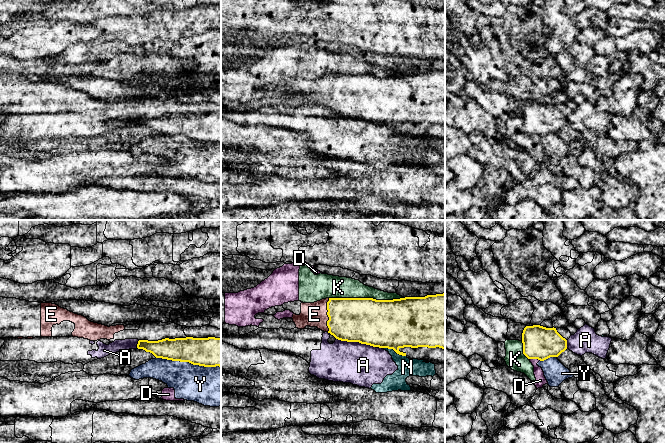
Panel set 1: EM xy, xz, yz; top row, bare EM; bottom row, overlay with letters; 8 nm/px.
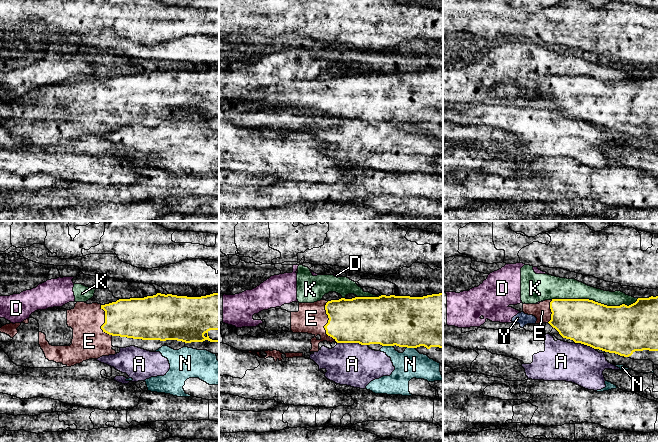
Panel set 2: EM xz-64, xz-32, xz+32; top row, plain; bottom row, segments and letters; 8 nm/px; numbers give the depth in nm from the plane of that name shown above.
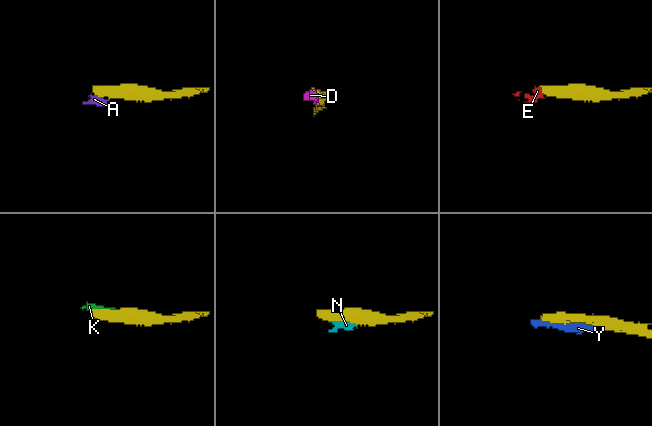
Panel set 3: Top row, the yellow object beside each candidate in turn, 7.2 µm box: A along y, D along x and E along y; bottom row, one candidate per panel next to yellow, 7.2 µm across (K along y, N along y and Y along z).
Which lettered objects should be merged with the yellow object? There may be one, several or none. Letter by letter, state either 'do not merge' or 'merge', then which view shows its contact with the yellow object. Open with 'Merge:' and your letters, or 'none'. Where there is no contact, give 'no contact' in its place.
Merge: E
A: do not merge | xz
D: do not merge | yz
E: merge | xz
K: do not merge | xz
N: do not merge | xz
Y: do not merge | xy

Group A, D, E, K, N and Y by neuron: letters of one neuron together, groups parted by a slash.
A N / D K Y / E

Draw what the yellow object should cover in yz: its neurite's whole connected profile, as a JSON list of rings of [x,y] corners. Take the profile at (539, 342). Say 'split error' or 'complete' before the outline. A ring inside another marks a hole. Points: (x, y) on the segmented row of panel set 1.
complete; [[[540,325],[526,326],[522,333],[523,354],[528,359],[544,361],[550,357],[558,357],[567,349],[567,340],[556,328]]]

